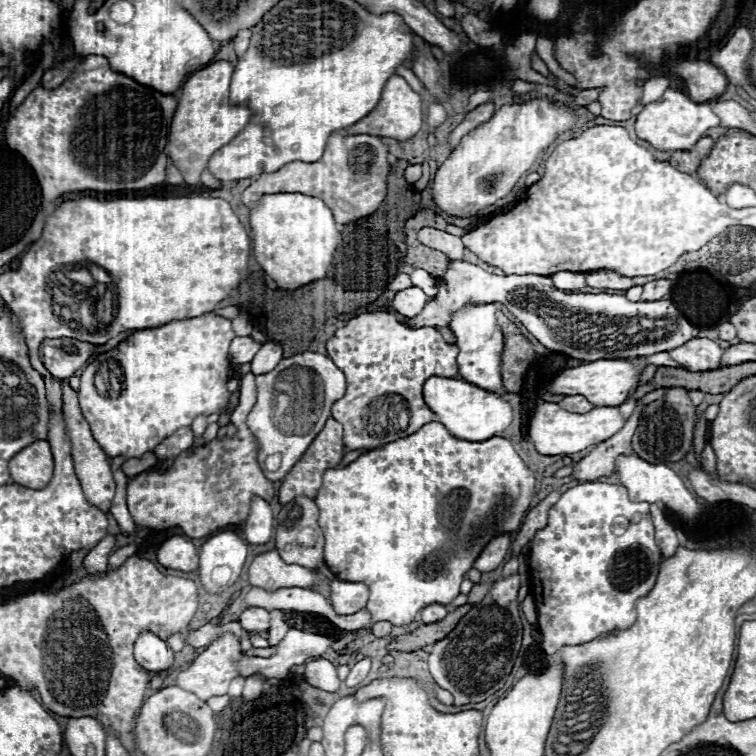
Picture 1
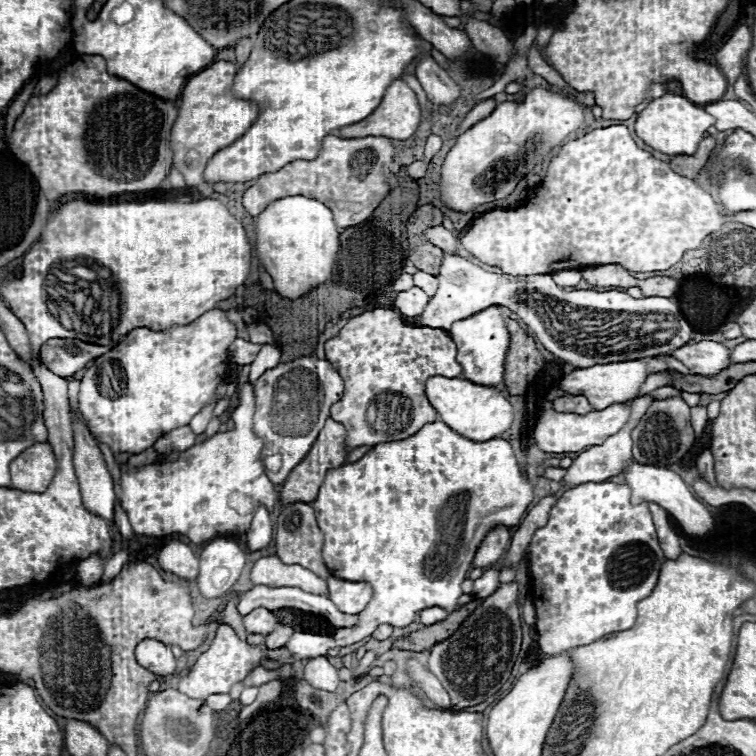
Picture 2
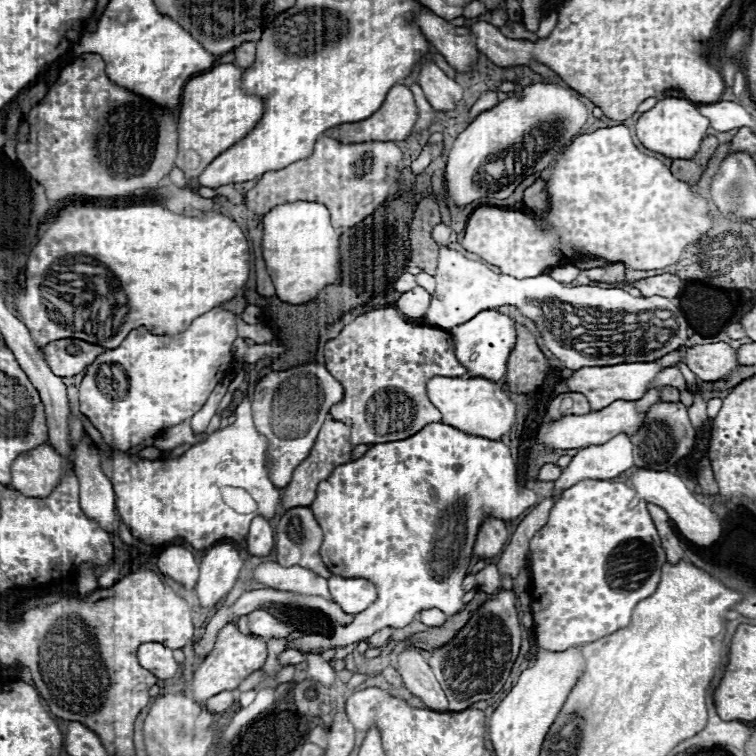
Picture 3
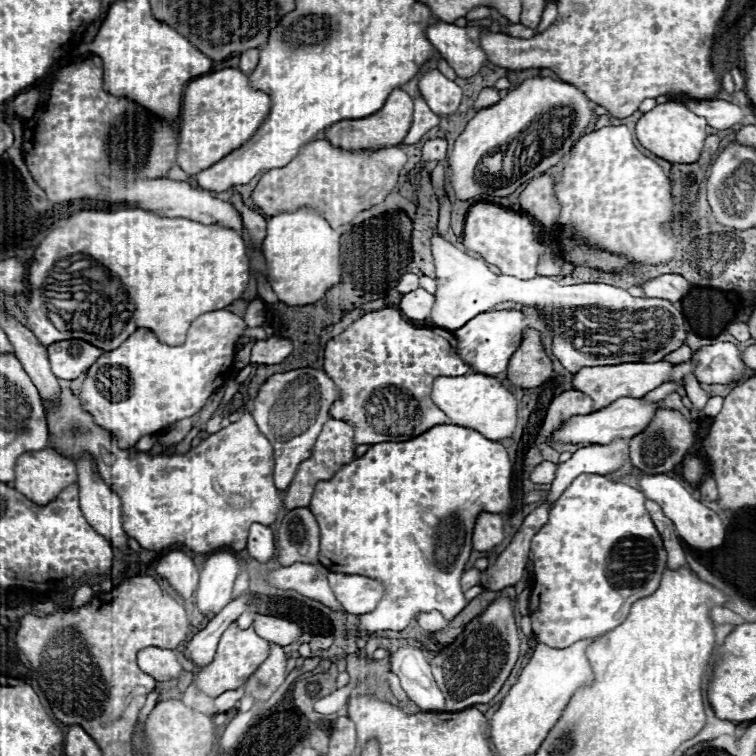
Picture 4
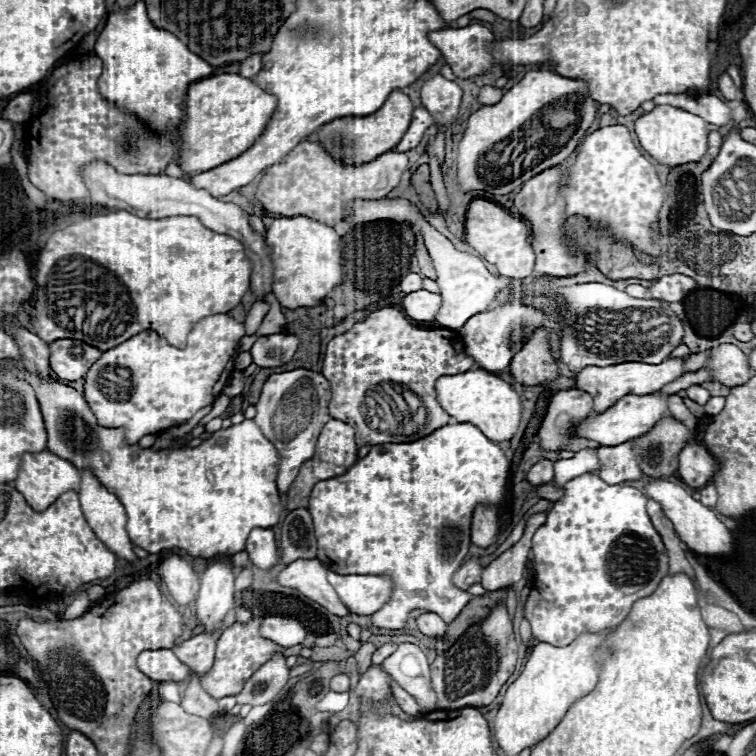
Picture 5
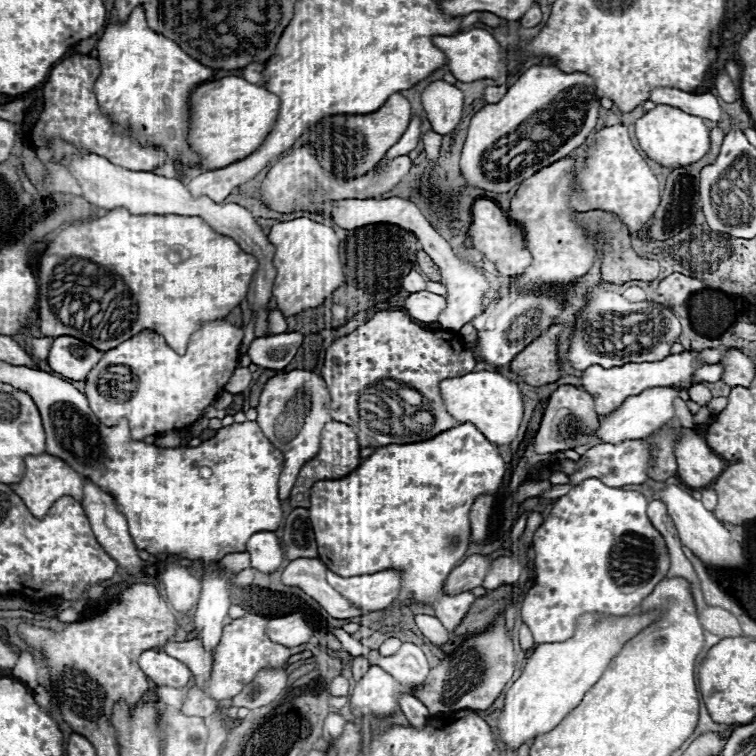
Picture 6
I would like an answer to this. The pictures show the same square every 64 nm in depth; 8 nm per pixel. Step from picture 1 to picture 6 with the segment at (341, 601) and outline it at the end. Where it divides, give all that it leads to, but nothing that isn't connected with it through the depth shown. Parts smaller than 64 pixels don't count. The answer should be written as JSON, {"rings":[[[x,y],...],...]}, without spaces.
{"rings":[[[382,570],[376,574],[342,578],[330,572],[328,582],[352,604],[358,604],[358,608],[376,612],[388,608],[396,600],[402,584],[402,574],[396,570]]]}

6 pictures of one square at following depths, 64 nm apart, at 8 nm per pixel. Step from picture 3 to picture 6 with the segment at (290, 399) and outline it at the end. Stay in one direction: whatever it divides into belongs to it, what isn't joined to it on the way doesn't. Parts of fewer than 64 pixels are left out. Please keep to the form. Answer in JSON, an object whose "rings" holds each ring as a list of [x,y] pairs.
{"rings":[[[292,370],[288,374],[276,374],[270,378],[260,394],[258,410],[258,424],[268,436],[268,440],[284,454],[284,470],[280,476],[280,500],[288,500],[290,490],[298,478],[298,472],[310,456],[318,454],[320,434],[326,422],[330,422],[328,414],[330,404],[330,392],[326,388],[326,382],[308,370]]]}

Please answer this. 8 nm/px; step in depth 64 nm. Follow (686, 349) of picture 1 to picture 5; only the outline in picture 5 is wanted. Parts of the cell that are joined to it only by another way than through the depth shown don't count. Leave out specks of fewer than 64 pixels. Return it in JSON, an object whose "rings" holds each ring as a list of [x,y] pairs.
{"rings":[[[722,344],[710,348],[710,360],[706,362],[708,370],[714,370],[714,376],[724,386],[742,386],[752,378],[752,368],[748,356],[734,344]]]}

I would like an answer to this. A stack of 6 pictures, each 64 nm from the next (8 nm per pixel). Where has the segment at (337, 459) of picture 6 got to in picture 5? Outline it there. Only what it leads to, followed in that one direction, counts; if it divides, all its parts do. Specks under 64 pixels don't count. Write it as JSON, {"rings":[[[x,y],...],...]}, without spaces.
{"rings":[[[330,420],[324,428],[322,428],[322,434],[318,438],[318,444],[316,444],[316,454],[312,460],[304,462],[302,468],[300,468],[300,474],[296,476],[294,484],[290,486],[286,498],[288,498],[288,510],[290,508],[308,508],[308,496],[310,496],[310,490],[316,482],[320,480],[328,480],[328,478],[334,478],[334,476],[340,476],[344,474],[350,466],[354,466],[358,462],[358,446],[356,446],[356,440],[354,440],[354,428],[346,422],[340,422],[340,420]]]}

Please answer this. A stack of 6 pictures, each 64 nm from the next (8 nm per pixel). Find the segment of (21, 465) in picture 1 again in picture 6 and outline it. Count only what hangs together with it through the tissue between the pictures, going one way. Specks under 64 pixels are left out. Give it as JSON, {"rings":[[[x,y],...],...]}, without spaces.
{"rings":[[[50,454],[28,456],[26,458],[26,474],[20,484],[12,486],[12,490],[22,498],[22,502],[26,504],[26,508],[30,510],[30,514],[34,518],[44,518],[48,514],[48,510],[52,508],[52,504],[56,500],[60,500],[62,496],[72,496],[78,502],[84,496],[82,494],[82,476],[78,476],[78,472],[74,472],[66,462],[62,462]]]}

